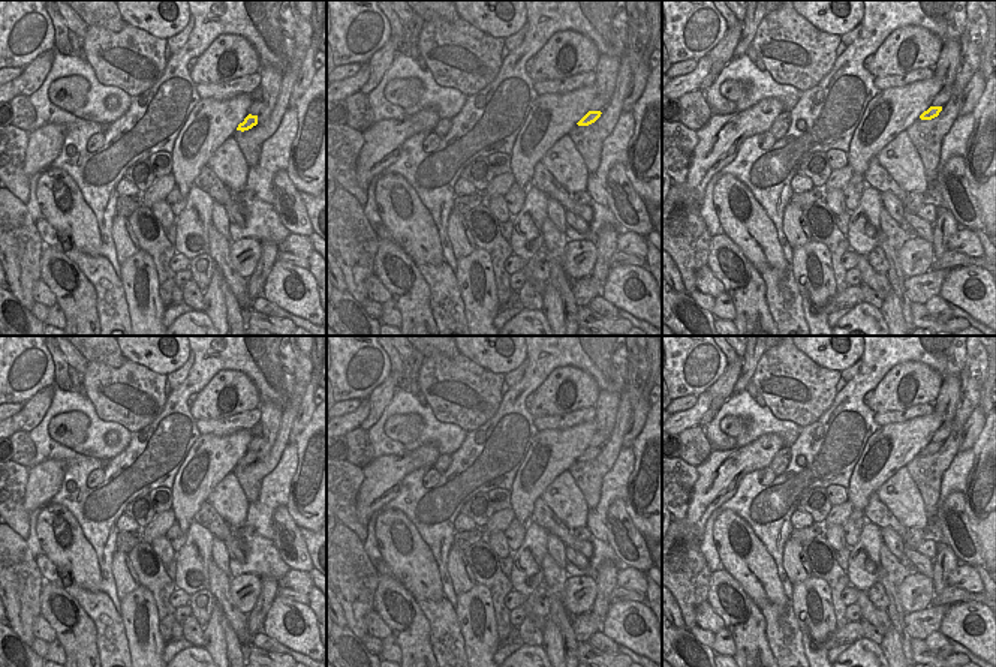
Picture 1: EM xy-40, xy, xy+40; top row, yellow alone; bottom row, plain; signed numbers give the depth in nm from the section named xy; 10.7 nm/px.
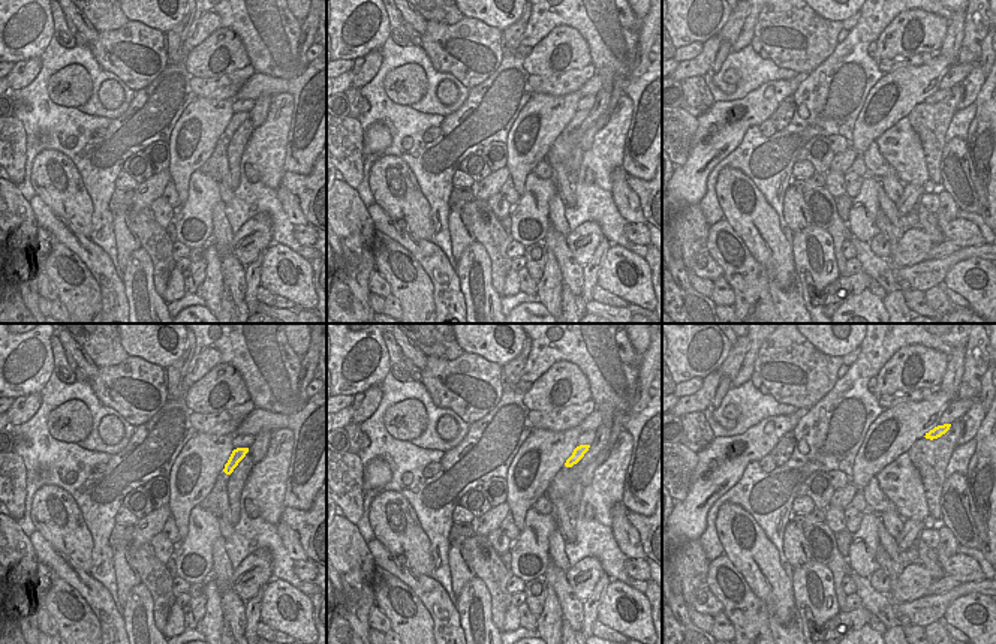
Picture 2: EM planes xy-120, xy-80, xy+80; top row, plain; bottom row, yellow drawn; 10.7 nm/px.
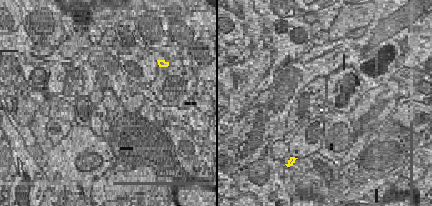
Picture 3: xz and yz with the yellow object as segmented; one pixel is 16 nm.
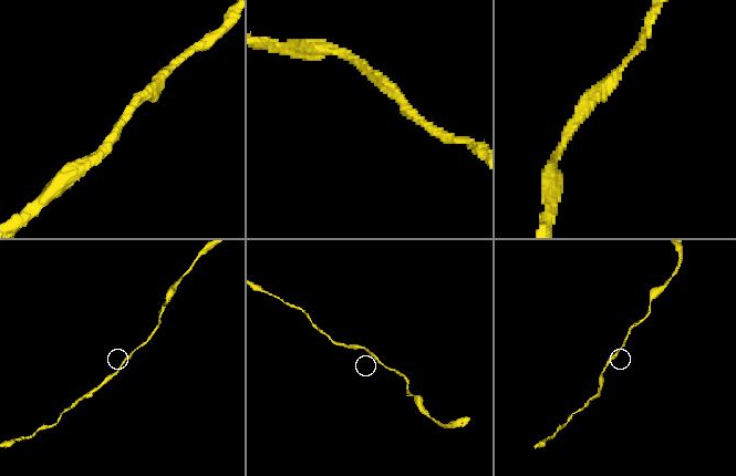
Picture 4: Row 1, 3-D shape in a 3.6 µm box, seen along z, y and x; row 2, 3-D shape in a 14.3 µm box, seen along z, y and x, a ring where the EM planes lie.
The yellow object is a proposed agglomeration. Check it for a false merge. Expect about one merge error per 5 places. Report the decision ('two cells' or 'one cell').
one cell

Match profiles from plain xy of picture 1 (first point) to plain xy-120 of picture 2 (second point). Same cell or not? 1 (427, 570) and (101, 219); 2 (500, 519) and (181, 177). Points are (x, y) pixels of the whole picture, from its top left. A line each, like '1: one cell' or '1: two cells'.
1: two cells
2: two cells

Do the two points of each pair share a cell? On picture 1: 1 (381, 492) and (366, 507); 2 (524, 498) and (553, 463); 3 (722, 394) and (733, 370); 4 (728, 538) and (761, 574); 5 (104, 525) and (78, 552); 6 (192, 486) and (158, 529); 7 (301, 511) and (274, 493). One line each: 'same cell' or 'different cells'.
1: same cell
2: same cell
3: same cell
4: same cell
5: different cells
6: different cells
7: different cells

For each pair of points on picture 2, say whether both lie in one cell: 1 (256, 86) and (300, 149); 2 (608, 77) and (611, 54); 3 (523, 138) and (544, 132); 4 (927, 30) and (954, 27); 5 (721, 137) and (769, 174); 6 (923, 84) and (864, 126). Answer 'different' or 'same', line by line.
1: same
2: different
3: same
4: different
5: different
6: same

